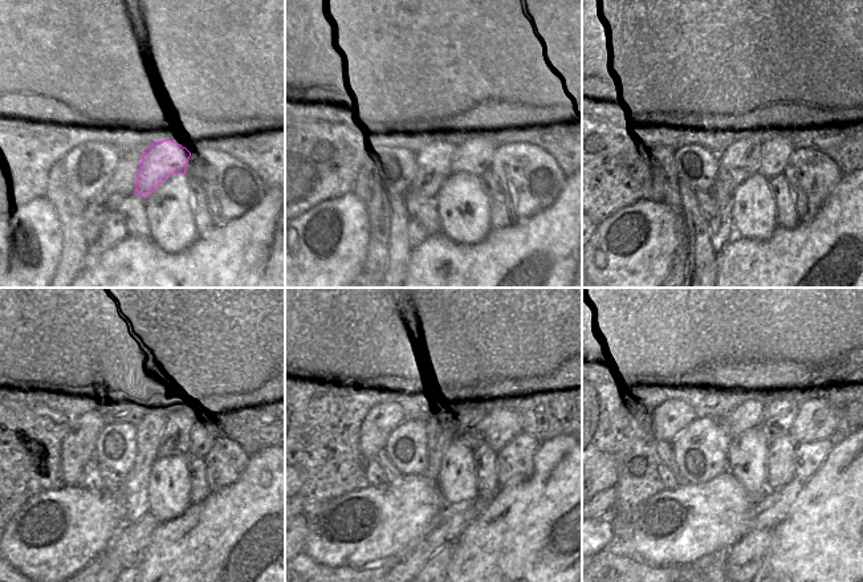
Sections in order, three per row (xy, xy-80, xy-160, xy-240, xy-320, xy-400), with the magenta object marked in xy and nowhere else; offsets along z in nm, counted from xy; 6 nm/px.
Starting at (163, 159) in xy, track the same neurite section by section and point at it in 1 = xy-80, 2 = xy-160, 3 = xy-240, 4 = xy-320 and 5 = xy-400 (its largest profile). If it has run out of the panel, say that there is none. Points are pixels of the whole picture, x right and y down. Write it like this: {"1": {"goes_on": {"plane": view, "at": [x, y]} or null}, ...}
{"1": {"goes_on": {"plane": "xy-80", "at": [473, 157]}}, "2": {"goes_on": {"plane": "xy-160", "at": [774, 153]}}, "3": {"goes_on": {"plane": "xy-240", "at": [202, 435]}}, "4": {"goes_on": {"plane": "xy-320", "at": [501, 426]}}, "5": {"goes_on": {"plane": "xy-400", "at": [815, 419]}}}

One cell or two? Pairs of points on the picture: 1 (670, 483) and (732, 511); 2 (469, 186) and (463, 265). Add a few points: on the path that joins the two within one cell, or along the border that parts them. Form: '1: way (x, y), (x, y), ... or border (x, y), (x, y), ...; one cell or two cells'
1: border (682, 484), (676, 488), (666, 489); two cells
2: border (491, 230), (472, 244), (458, 244), (439, 232); two cells

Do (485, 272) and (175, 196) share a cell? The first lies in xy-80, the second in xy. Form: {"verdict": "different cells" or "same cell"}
{"verdict": "different cells"}

